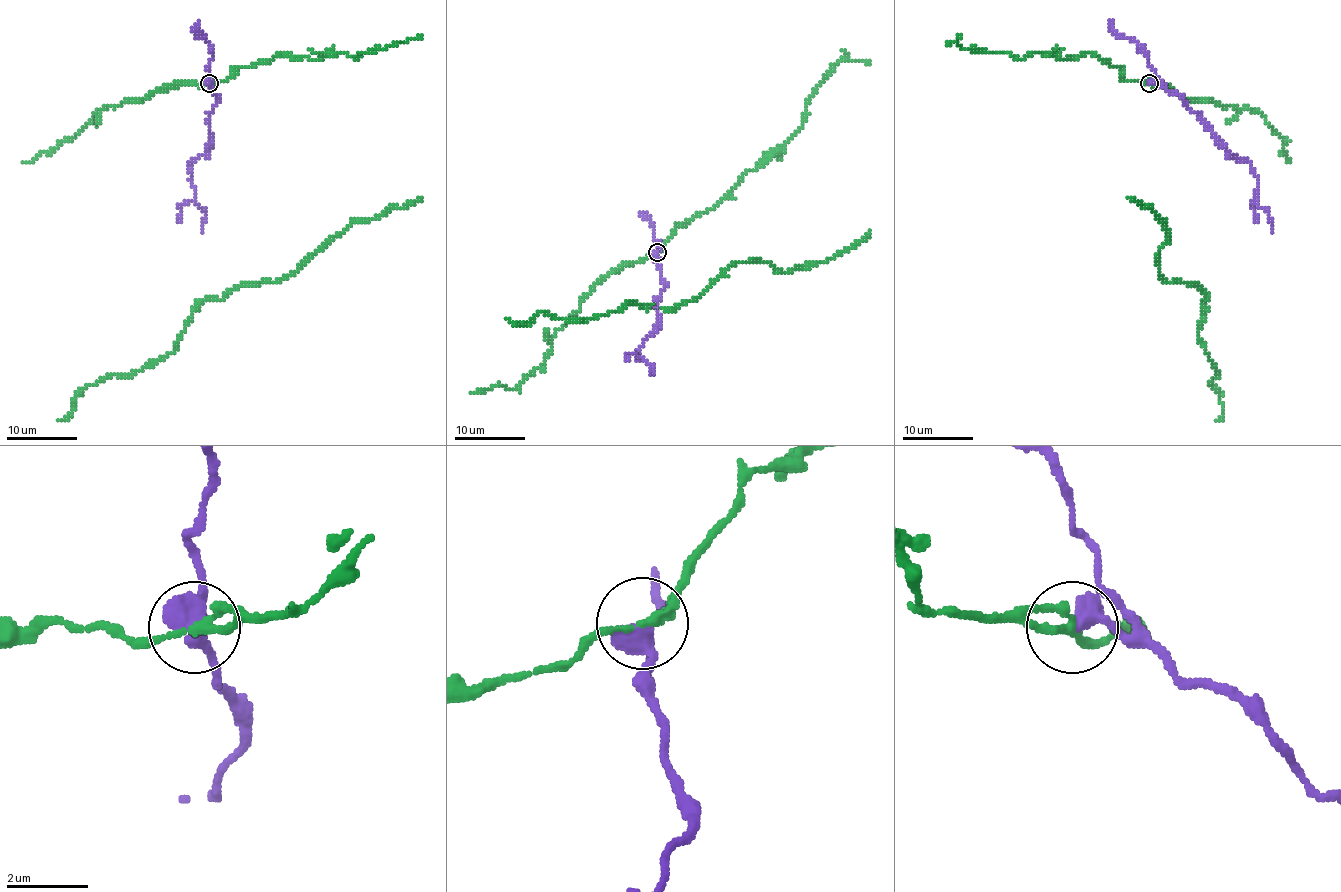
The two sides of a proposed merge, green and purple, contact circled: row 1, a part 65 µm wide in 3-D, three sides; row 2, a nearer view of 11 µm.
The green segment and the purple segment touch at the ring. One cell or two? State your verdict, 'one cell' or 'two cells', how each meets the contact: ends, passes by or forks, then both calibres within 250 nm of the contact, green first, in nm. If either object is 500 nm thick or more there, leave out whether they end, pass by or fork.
two cells; green passes by; purple forks there; 220 nm thick on the green side, 360 nm on the other

